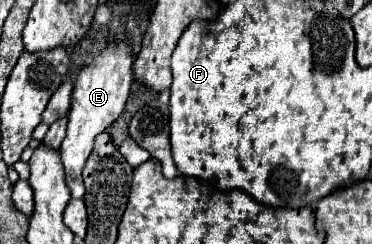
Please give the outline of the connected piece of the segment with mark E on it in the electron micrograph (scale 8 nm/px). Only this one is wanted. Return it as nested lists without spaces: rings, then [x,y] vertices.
[[[126,41],[110,43],[94,61],[92,65],[84,67],[76,79],[74,91],[72,91],[72,105],[70,105],[70,121],[66,137],[60,145],[62,163],[66,169],[66,185],[70,187],[70,193],[74,199],[84,197],[84,183],[82,183],[82,167],[86,165],[86,159],[90,157],[90,151],[94,149],[94,137],[108,129],[116,121],[116,113],[122,113],[130,85],[134,81],[132,73],[132,51]]]

